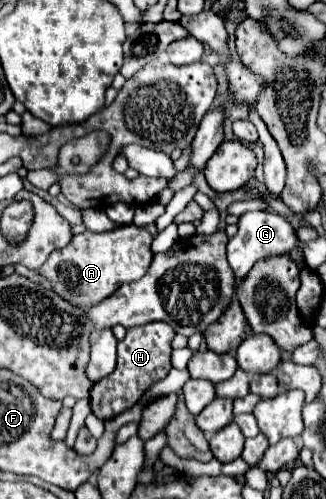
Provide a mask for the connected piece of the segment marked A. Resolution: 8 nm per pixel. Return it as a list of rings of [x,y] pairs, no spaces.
[[[119,225],[107,233],[85,231],[75,235],[67,247],[55,249],[39,267],[39,275],[47,279],[51,289],[77,307],[93,307],[113,295],[117,287],[141,279],[153,259],[153,235],[137,225]]]

